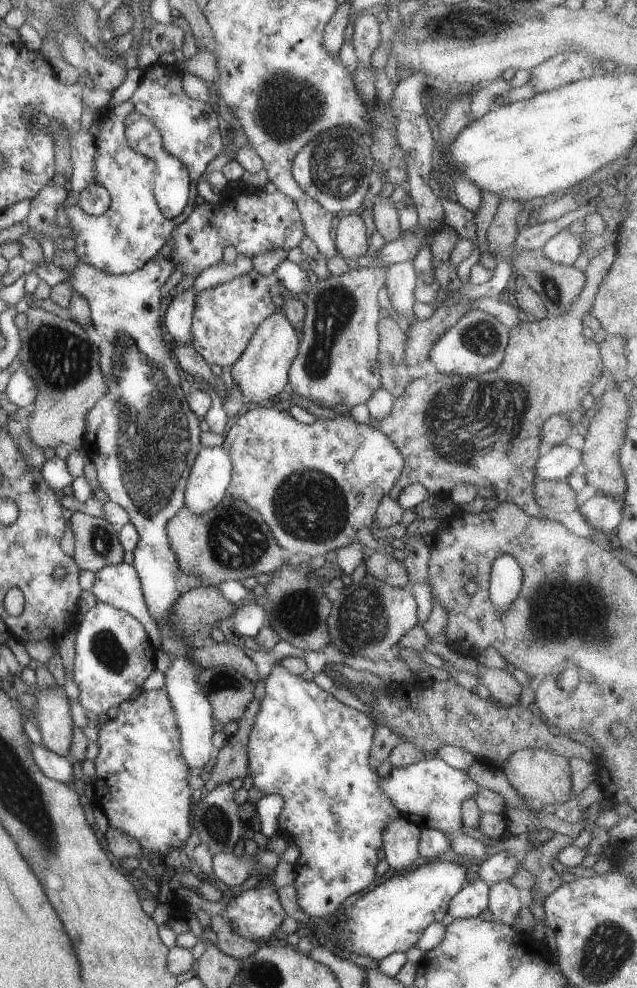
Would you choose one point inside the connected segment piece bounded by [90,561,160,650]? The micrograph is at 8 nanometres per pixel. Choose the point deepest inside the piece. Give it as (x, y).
(117, 585)

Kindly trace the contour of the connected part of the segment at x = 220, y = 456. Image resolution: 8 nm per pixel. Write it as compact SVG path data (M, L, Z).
M201 446L184 486L184 505L198 515L219 504L230 481L231 467L223 446Z

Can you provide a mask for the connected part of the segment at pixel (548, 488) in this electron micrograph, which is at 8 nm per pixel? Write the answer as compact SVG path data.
M535 478L533 490L536 503L550 517L571 513L577 508L576 493L567 480Z

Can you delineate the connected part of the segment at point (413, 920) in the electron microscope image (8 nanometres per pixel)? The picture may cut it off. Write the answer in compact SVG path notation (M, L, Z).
M437 859L424 862L411 872L387 878L355 900L343 916L337 918L332 927L334 941L377 962L388 954L406 952L416 944L426 926L445 916L449 901L465 884L466 872L461 862Z

